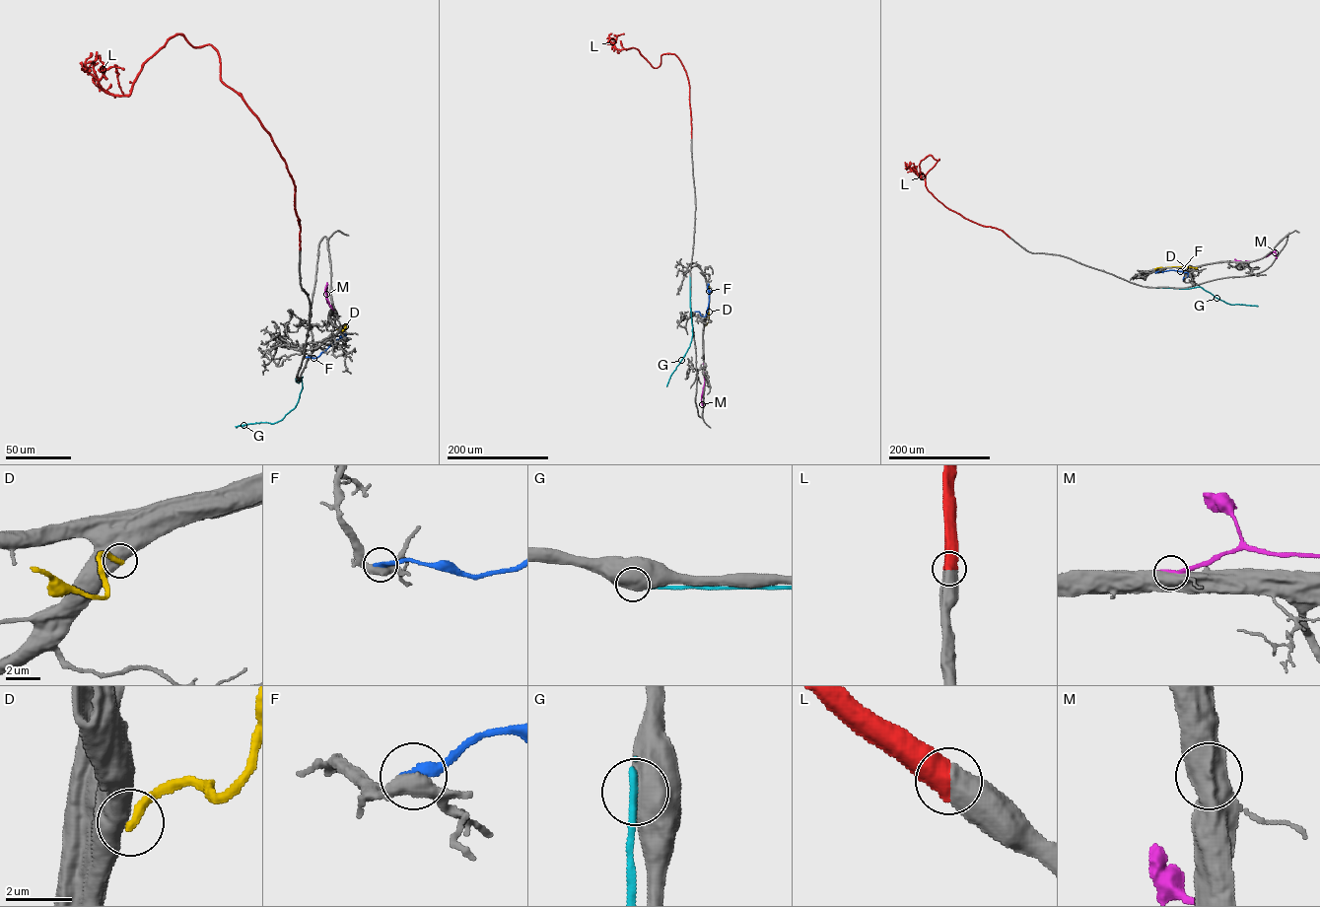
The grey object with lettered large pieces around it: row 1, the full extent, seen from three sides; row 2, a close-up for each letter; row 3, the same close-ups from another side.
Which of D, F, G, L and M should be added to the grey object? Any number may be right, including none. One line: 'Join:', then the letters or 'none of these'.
Join: L

